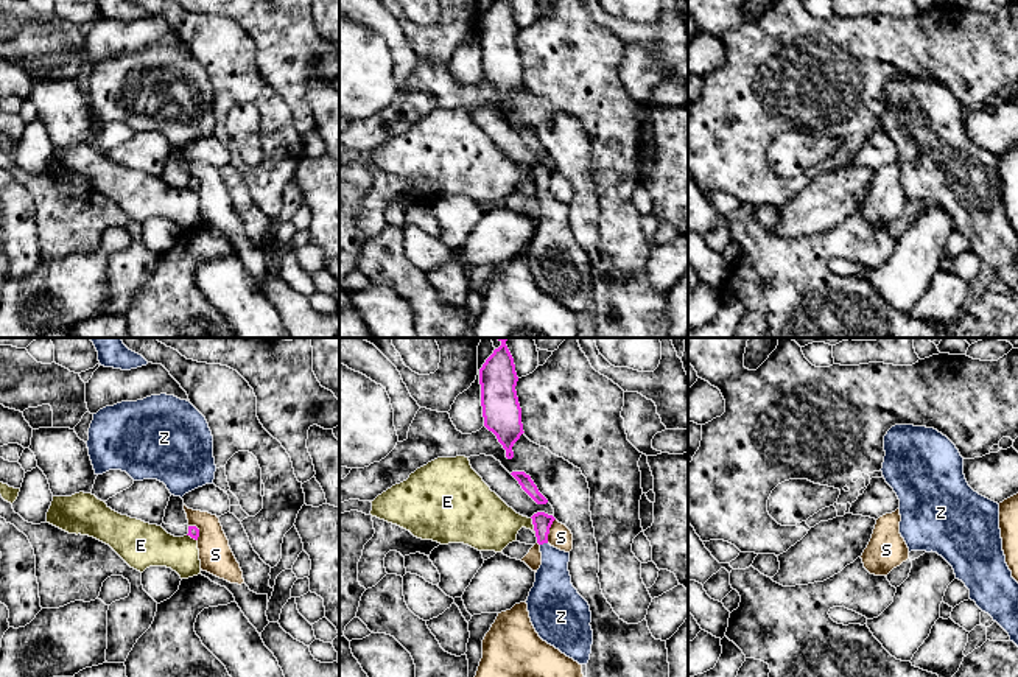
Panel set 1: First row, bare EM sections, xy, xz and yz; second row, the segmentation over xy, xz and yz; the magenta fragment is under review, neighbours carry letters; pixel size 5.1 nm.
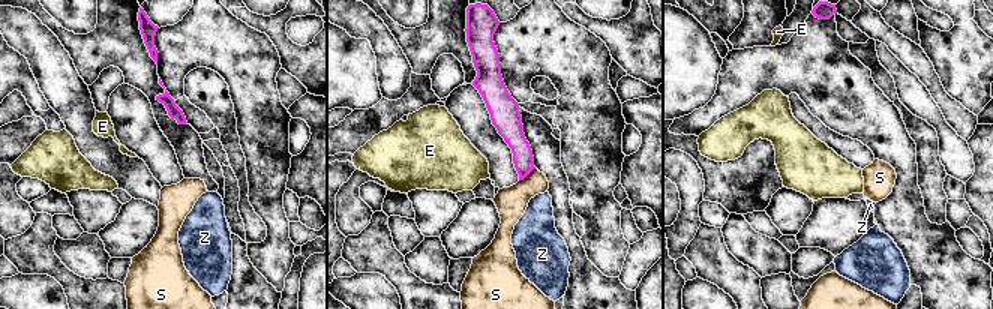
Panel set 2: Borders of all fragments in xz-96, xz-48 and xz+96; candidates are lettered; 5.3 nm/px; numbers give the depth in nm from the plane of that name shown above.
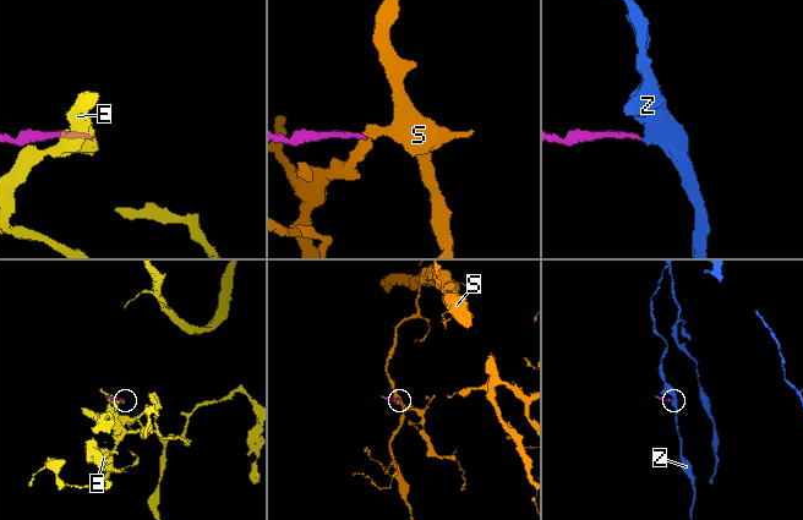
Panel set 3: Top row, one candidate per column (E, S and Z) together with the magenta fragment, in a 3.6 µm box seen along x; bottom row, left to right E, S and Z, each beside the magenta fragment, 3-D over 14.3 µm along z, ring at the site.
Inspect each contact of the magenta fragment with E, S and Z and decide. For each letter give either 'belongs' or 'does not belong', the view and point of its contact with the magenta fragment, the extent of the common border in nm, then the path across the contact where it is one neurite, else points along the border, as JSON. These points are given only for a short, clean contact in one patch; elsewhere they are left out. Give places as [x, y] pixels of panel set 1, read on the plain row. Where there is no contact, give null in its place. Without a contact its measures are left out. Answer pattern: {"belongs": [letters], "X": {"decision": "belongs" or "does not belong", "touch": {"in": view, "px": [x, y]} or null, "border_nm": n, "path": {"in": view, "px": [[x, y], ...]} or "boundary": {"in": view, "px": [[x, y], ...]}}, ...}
{"belongs": ["Z"], "E": {"decision": "does not belong", "touch": {"in": "xz", "px": [533, 175]}, "border_nm": 90, "boundary": {"in": "xz", "px": [[531, 168], [536, 184]]}}, "S": {"decision": "does not belong", "touch": {"in": "xz", "px": [548, 182]}, "border_nm": 130, "boundary": {"in": "xz", "px": [[554, 170], [547, 193]]}}, "Z": {"decision": "belongs", "touch": {"in": "xz", "px": [544, 193]}, "border_nm": 40, "path": {"in": "xz", "px": [[542, 173], [544, 193], [553, 210], [553, 240]]}}}

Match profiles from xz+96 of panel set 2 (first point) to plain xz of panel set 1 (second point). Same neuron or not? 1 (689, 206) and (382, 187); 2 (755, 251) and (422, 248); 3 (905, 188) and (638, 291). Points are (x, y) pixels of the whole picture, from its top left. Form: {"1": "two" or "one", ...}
{"1": "two", "2": "one", "3": "one"}

